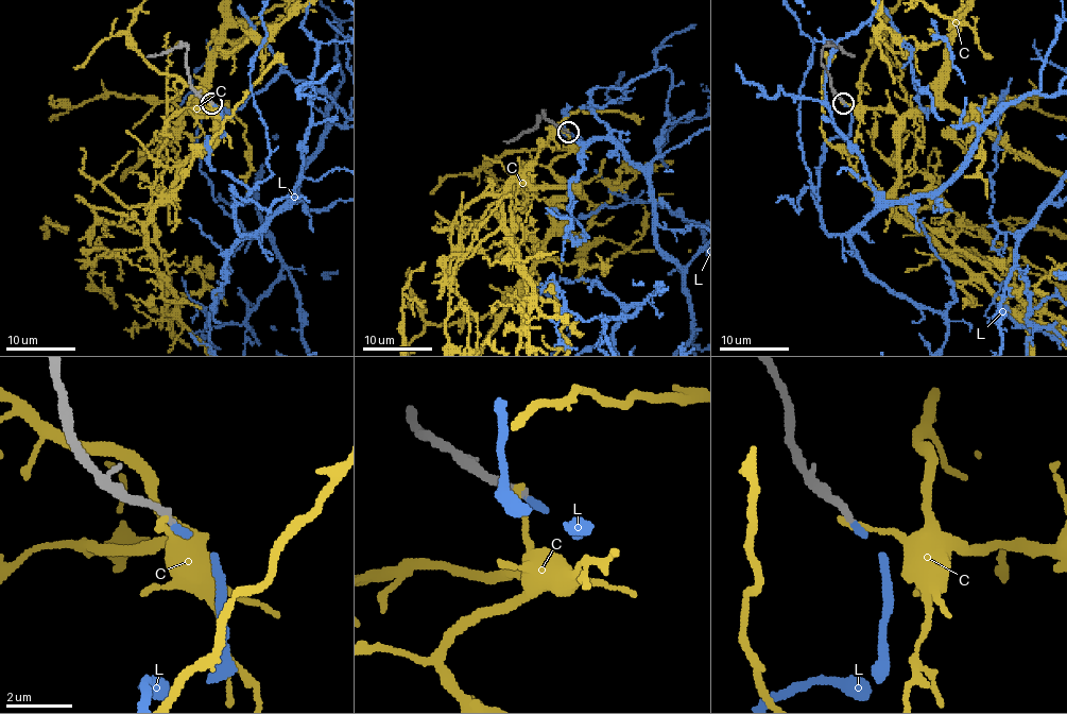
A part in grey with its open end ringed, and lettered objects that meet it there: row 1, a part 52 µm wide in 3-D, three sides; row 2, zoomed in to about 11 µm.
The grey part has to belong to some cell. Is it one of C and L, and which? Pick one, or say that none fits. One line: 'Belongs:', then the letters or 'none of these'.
Belongs: L

